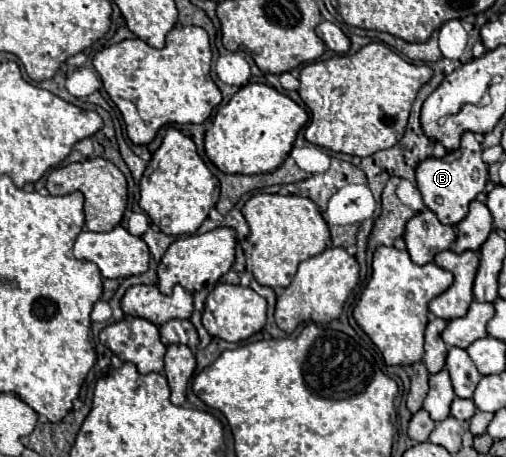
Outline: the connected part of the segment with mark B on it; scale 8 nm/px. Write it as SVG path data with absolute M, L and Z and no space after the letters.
M465 132L461 138L459 150L449 152L443 158L427 158L417 168L417 188L423 196L425 206L437 214L441 224L457 226L469 210L469 202L475 200L477 194L481 194L487 186L487 166L481 160L481 144L477 142L473 132Z

